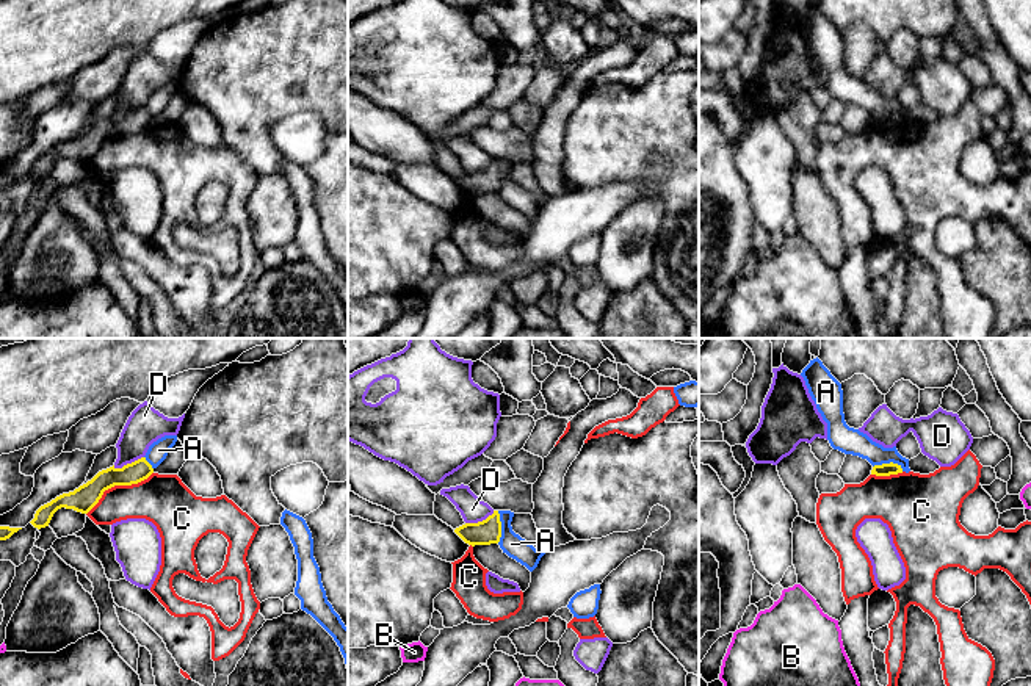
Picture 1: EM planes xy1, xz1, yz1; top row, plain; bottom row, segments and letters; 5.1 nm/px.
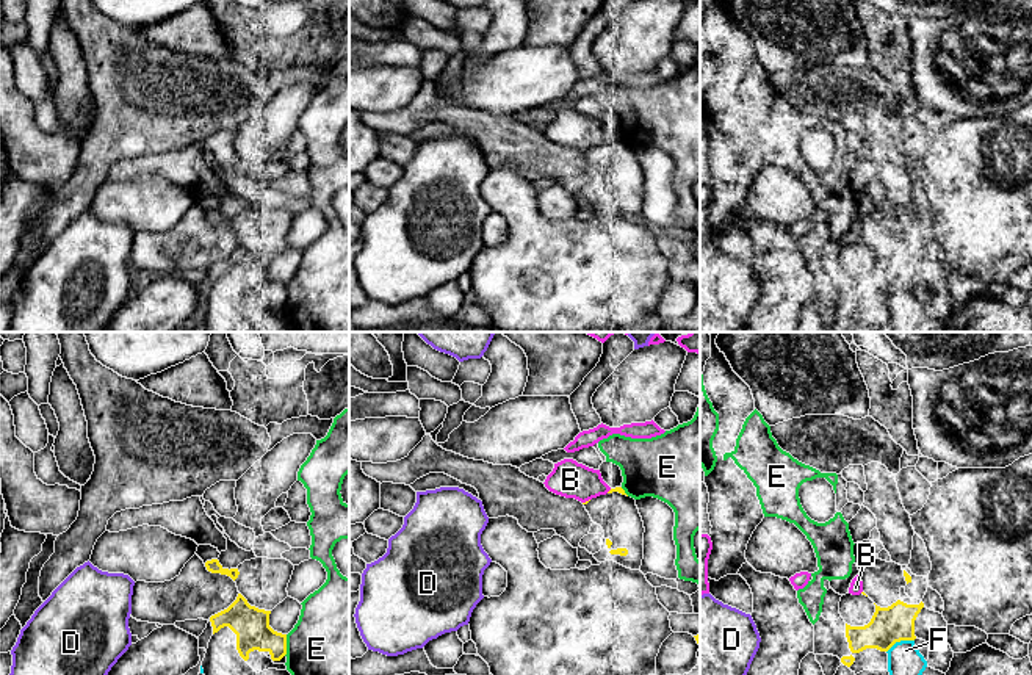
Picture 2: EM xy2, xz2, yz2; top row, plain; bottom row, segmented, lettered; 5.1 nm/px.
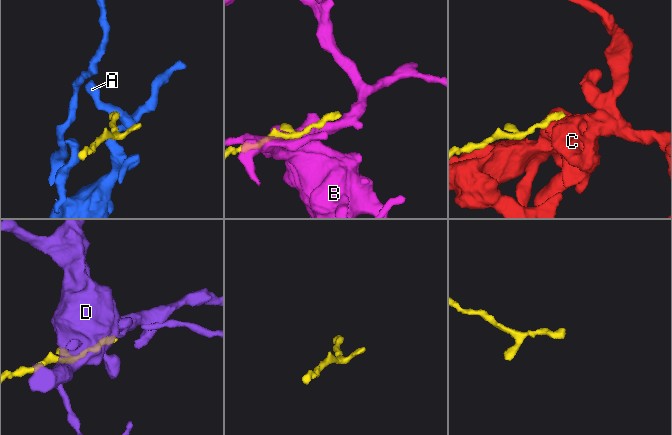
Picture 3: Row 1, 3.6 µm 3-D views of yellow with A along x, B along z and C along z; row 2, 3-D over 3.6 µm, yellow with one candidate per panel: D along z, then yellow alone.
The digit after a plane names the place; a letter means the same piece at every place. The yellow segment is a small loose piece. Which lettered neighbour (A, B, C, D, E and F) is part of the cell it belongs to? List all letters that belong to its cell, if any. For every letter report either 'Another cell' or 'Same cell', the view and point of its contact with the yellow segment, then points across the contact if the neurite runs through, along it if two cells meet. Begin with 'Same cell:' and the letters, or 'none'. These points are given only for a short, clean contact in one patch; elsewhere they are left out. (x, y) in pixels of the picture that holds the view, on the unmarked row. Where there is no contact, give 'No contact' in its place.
Same cell: none
A: Another cell. Touches yellow at yz1 (890, 111). Boundary: yz1 (873, 116), (882, 111), (895, 111), (903, 119)
B: Another cell. Touches yellow at xz2 (586, 151)
C: Another cell. Touches yellow at xy1 (116, 133). Boundary: xy1 (152, 121), (137, 132), (108, 137), (86, 163)
D: Another cell. Touches yellow at xy1 (127, 113). Boundary: xy1 (143, 105), (121, 116), (113, 116)
E: Another cell. Touches yellow at xy2 (285, 295)
F: Another cell. Touches yellow at yz2 (899, 290)

